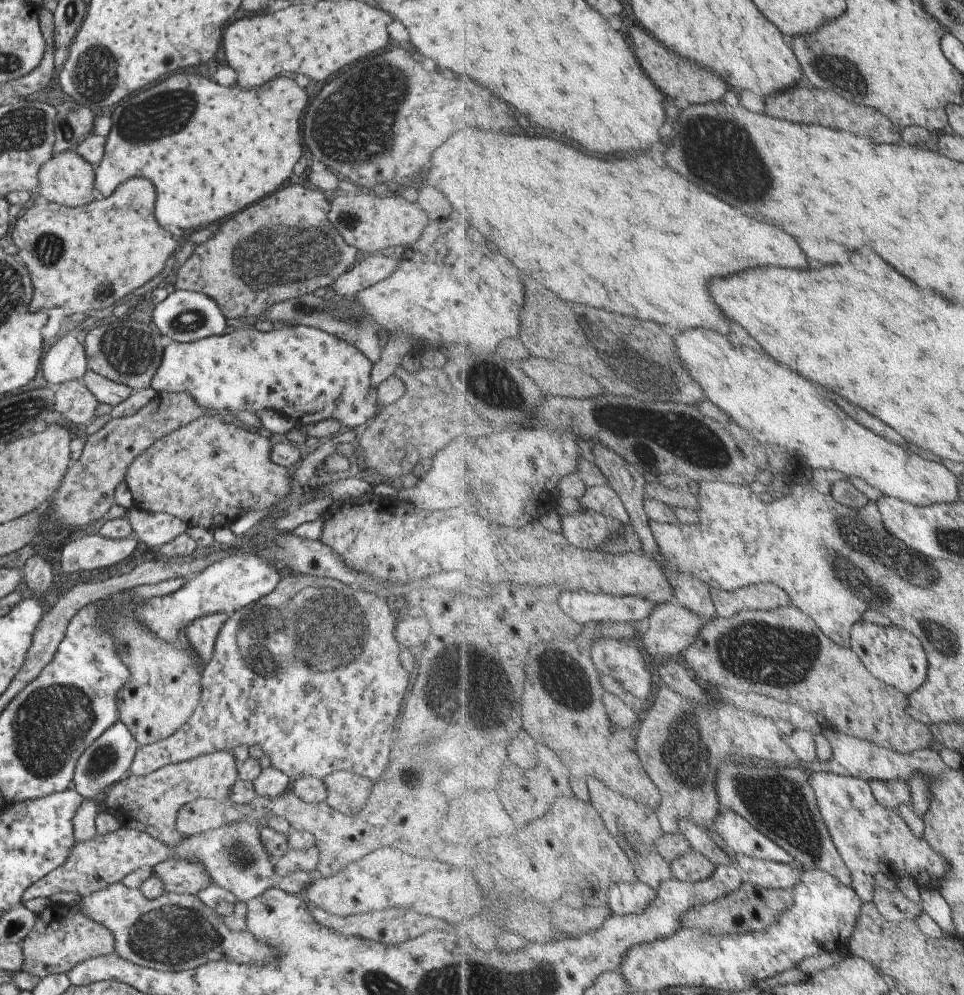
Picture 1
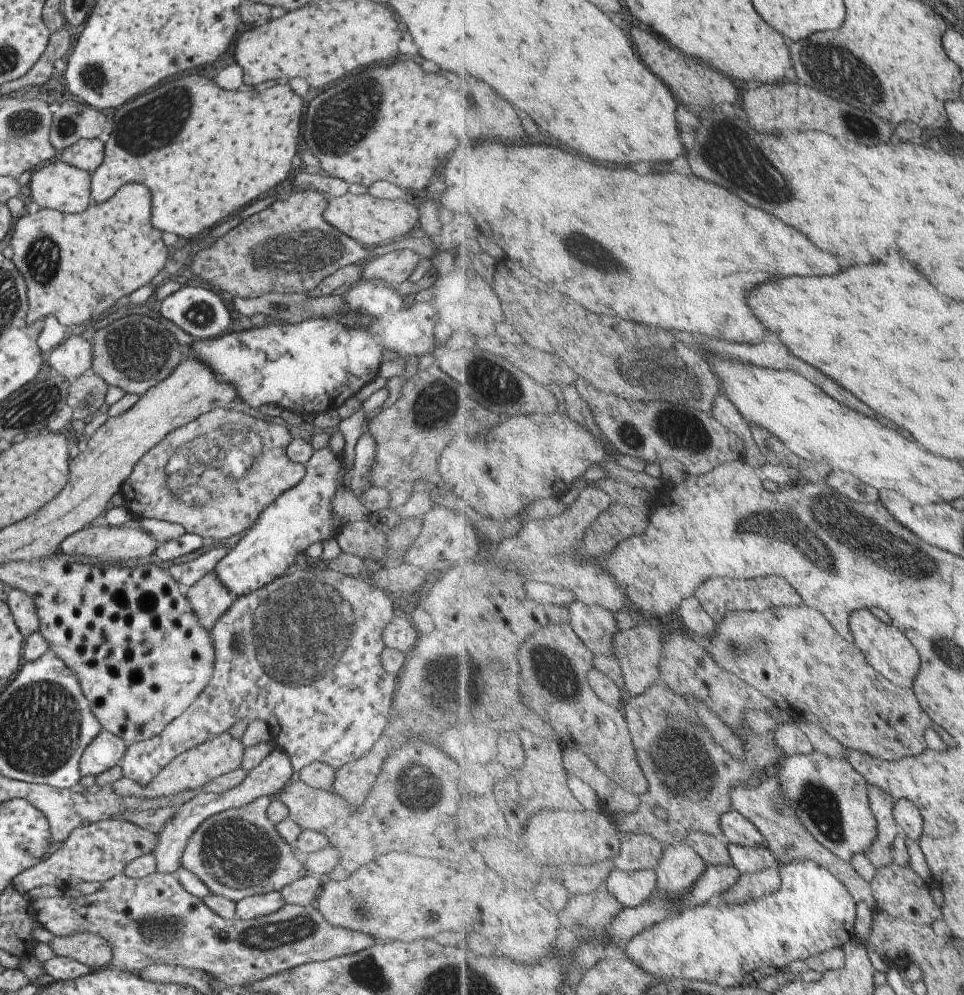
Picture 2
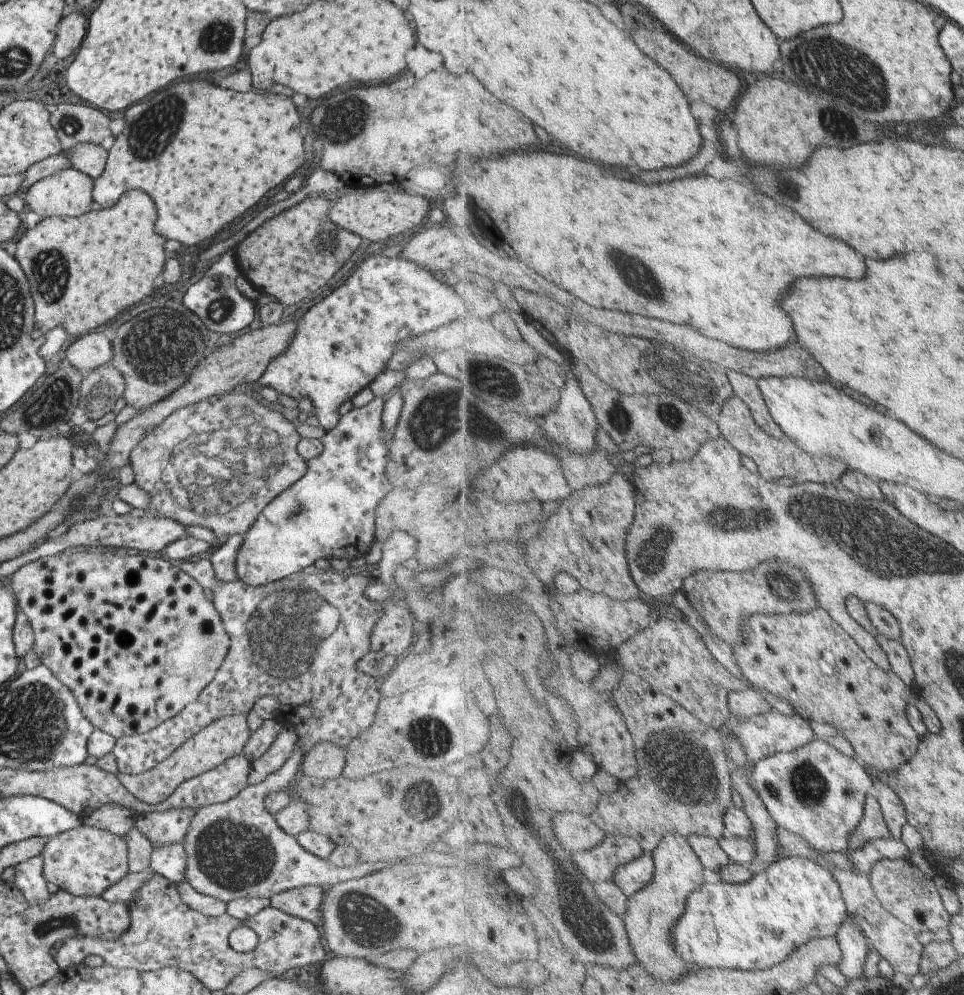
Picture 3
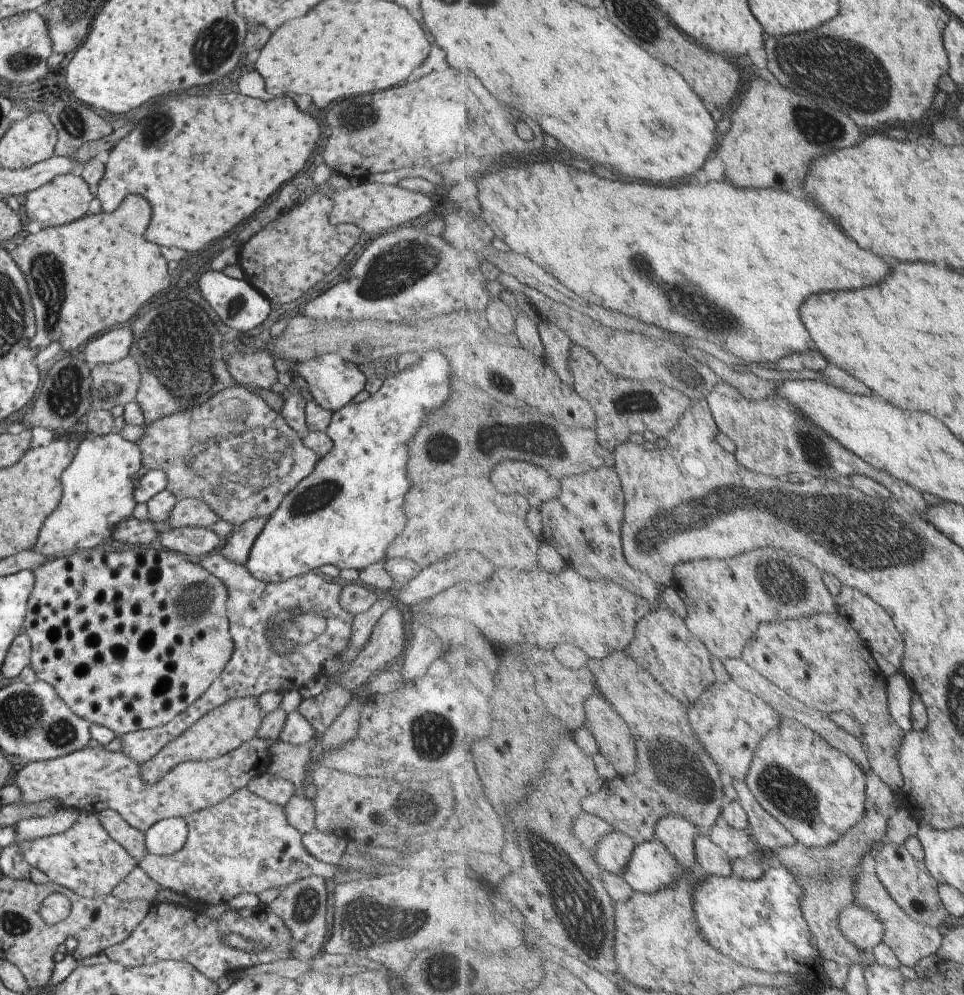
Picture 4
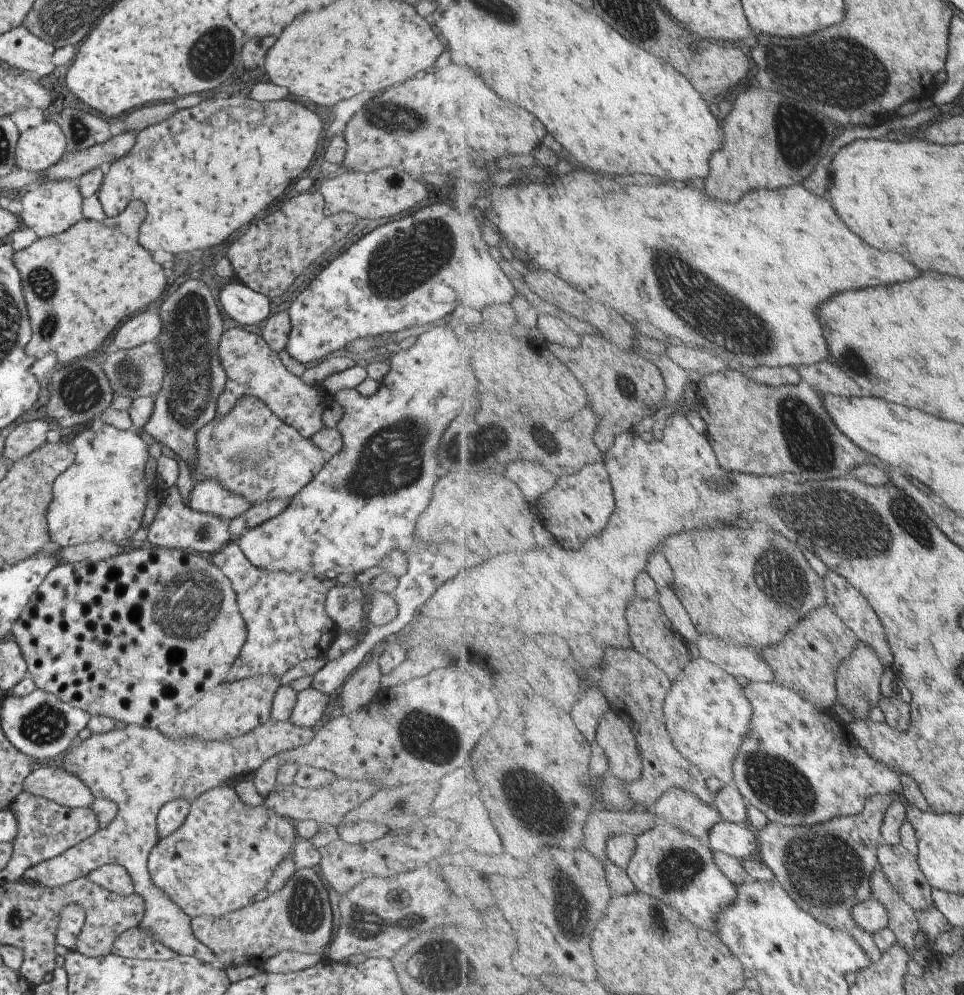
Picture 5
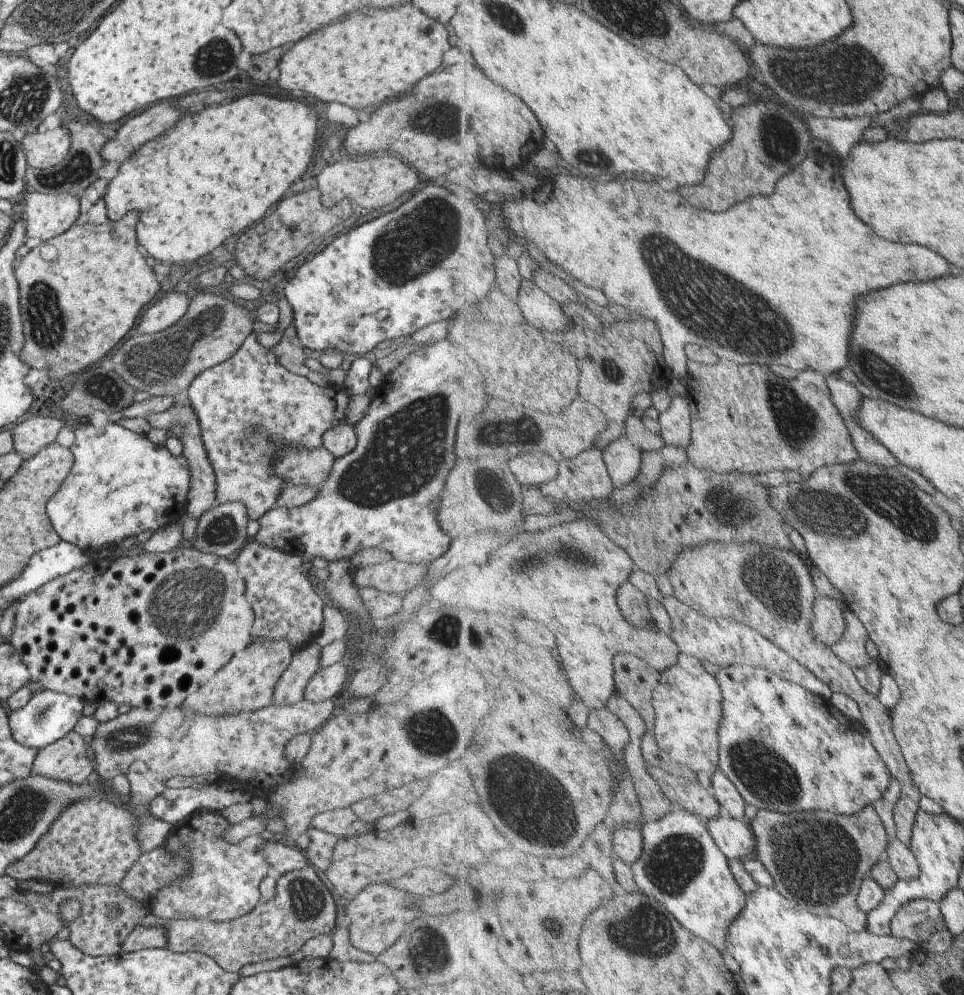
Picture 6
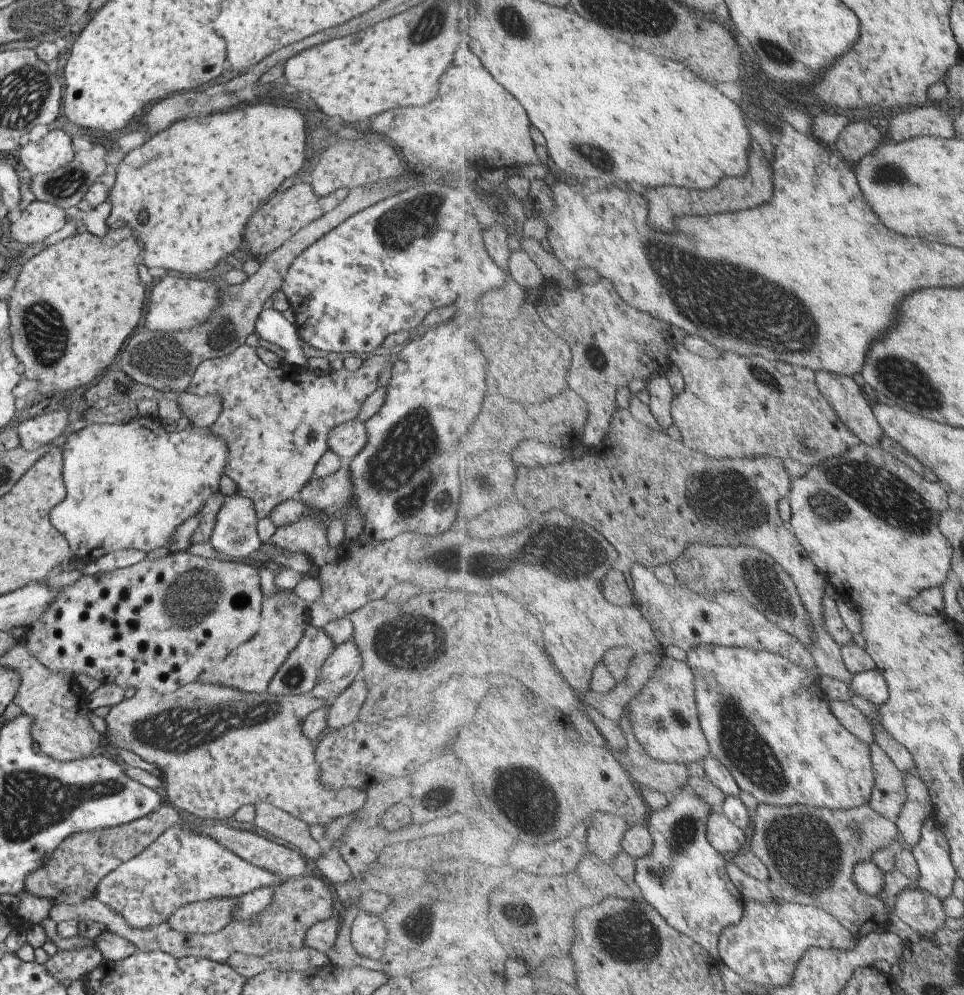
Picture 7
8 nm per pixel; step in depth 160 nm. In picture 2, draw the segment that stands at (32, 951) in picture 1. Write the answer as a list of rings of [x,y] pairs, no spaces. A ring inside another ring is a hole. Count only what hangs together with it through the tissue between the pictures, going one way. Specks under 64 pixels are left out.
[[[78,932],[66,937],[54,936],[47,946],[57,957],[69,957],[93,969],[101,969],[112,960],[112,948],[101,937]]]

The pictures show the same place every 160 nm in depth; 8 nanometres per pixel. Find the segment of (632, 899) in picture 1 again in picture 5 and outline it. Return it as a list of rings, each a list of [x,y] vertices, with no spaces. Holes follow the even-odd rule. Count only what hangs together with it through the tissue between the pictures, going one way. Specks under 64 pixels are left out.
[[[665,822],[655,824],[636,841],[637,848],[626,871],[637,890],[673,905],[698,927],[716,934],[718,914],[738,898],[738,888],[718,867],[707,842]]]

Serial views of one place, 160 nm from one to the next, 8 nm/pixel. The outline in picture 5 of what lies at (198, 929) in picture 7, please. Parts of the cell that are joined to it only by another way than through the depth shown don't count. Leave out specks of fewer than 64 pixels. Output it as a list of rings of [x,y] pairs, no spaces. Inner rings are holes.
[[[227,785],[194,794],[189,810],[176,831],[159,839],[149,851],[146,869],[151,882],[164,892],[187,916],[209,915],[218,917],[243,908],[255,900],[257,892],[264,888],[273,869],[281,860],[293,855],[294,824],[265,805],[246,805],[233,787]]]

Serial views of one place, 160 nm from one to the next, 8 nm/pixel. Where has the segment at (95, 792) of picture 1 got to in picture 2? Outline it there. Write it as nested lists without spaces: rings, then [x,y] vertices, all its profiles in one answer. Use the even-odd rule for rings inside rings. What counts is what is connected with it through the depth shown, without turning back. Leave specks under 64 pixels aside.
[[[99,731],[99,734],[89,741],[83,749],[78,765],[80,776],[97,776],[111,766],[118,765],[128,744],[119,736],[109,731]]]

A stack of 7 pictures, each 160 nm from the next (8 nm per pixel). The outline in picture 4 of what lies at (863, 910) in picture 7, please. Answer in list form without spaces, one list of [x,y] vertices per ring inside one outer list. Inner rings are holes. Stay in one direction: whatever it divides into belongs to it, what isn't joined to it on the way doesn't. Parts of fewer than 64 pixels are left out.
[[[872,770],[866,772],[867,806],[863,820],[850,828],[836,843],[828,847],[808,847],[799,843],[792,847],[772,852],[771,861],[789,867],[804,888],[802,911],[813,932],[814,946],[821,960],[833,960],[843,966],[849,964],[875,963],[872,954],[860,951],[844,935],[840,924],[843,909],[854,904],[857,899],[857,876],[861,871],[861,860],[867,853],[877,852],[874,846],[878,840],[889,842],[890,818],[895,814],[896,796],[894,790]]]

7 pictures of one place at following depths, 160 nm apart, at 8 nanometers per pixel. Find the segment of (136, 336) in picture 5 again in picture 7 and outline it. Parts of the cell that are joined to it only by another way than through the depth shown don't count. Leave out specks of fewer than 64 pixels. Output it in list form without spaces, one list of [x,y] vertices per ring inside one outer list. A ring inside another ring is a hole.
[[[167,276],[161,282],[155,284],[147,298],[147,308],[143,316],[145,330],[151,332],[175,332],[188,331],[190,328],[198,327],[218,305],[218,292],[225,286],[219,287],[207,284],[206,280],[177,278]]]

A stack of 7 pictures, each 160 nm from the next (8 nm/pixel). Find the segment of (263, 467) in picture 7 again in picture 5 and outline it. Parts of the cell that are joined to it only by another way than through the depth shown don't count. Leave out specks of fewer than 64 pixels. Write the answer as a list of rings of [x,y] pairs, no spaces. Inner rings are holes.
[[[240,327],[222,332],[218,342],[218,359],[226,374],[224,391],[216,400],[216,414],[225,414],[237,399],[251,395],[262,400],[275,416],[285,424],[291,425],[303,437],[308,439],[323,428],[320,419],[322,410],[329,401],[327,392],[321,386],[303,384],[299,377],[293,376],[279,360],[278,354],[271,350],[261,336],[247,333]],[[214,479],[191,488],[185,506],[195,512],[230,520],[243,514],[251,505],[242,496],[223,489]]]

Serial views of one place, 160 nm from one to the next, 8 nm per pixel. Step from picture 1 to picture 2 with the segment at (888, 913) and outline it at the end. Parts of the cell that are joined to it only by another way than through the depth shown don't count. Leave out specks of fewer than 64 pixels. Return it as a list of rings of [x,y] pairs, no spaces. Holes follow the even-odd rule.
[[[894,863],[890,867],[876,869],[871,884],[874,890],[873,903],[878,910],[888,912],[895,918],[905,918],[923,925],[930,925],[935,920],[944,919],[944,912],[932,899],[929,884],[915,874],[911,866],[902,867]]]

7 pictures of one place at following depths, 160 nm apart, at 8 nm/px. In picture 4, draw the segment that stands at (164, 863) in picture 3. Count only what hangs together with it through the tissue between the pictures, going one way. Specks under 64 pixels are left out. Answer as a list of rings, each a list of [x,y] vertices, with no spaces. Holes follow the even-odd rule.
[[[167,817],[154,822],[144,834],[144,843],[149,855],[165,856],[177,852],[186,839],[186,824],[183,817]]]

